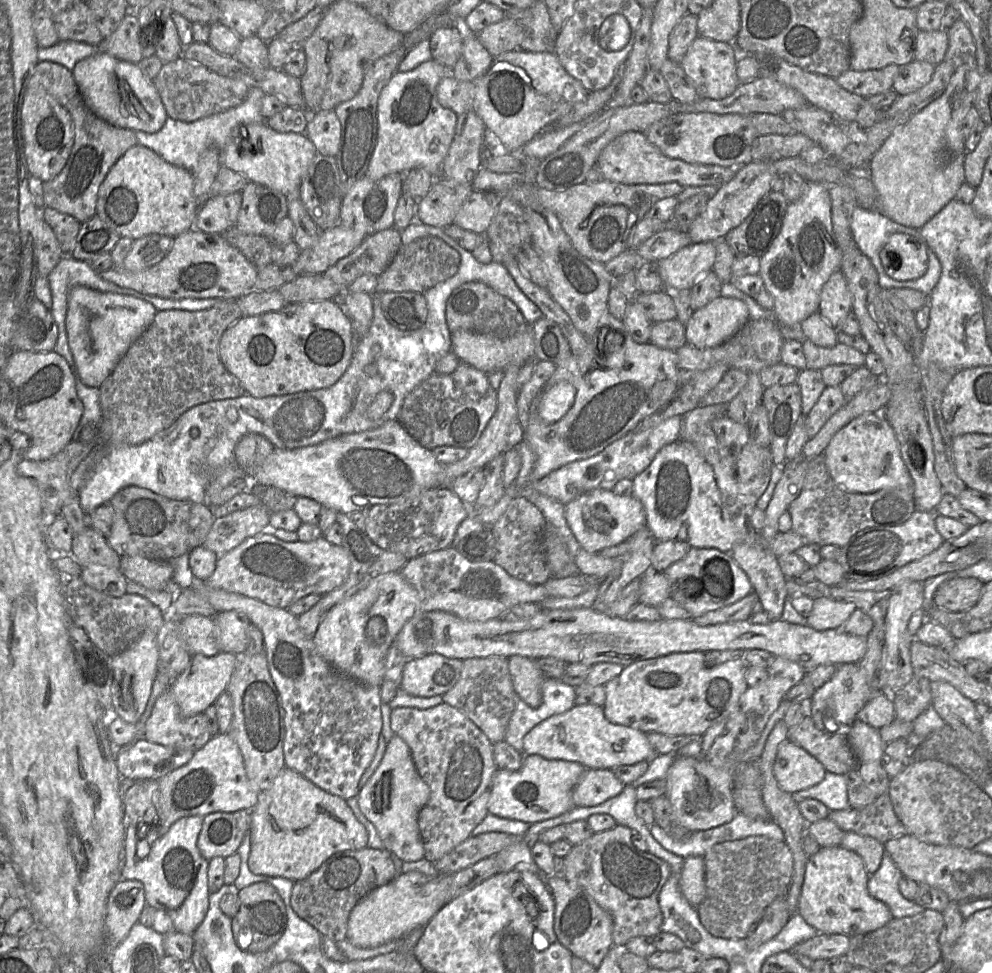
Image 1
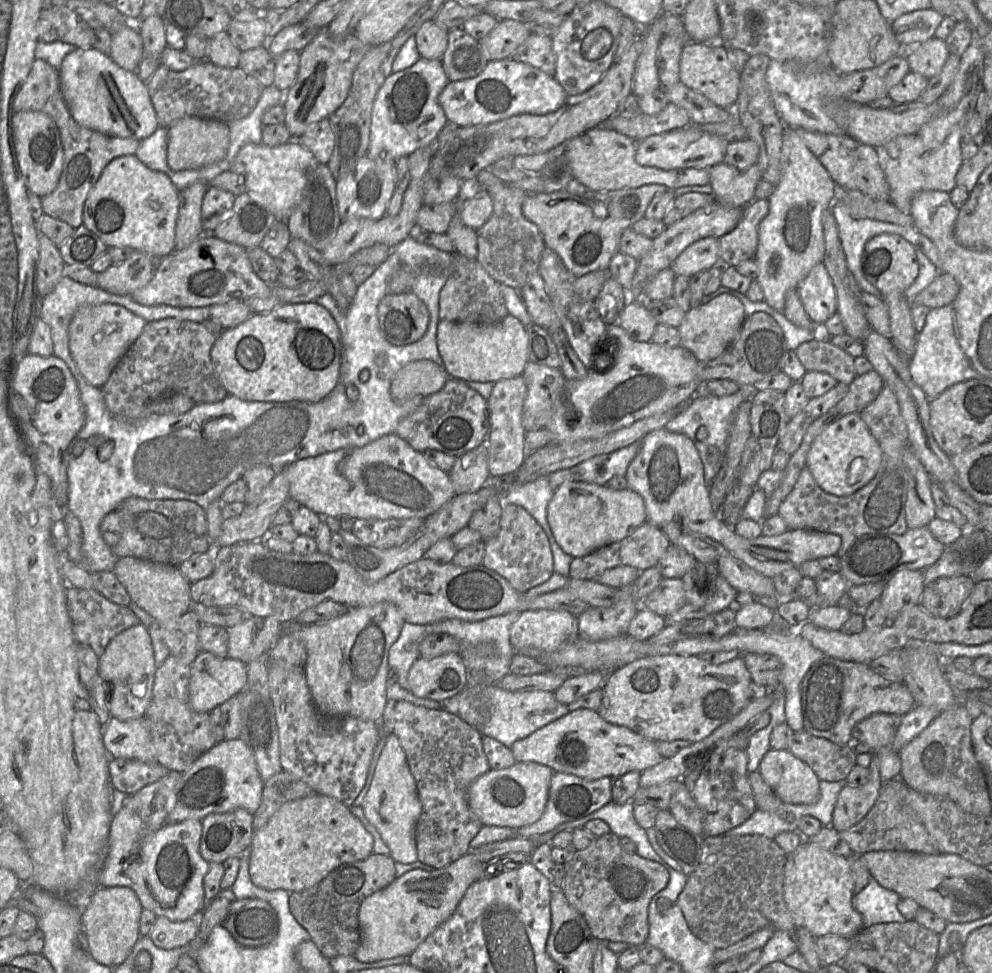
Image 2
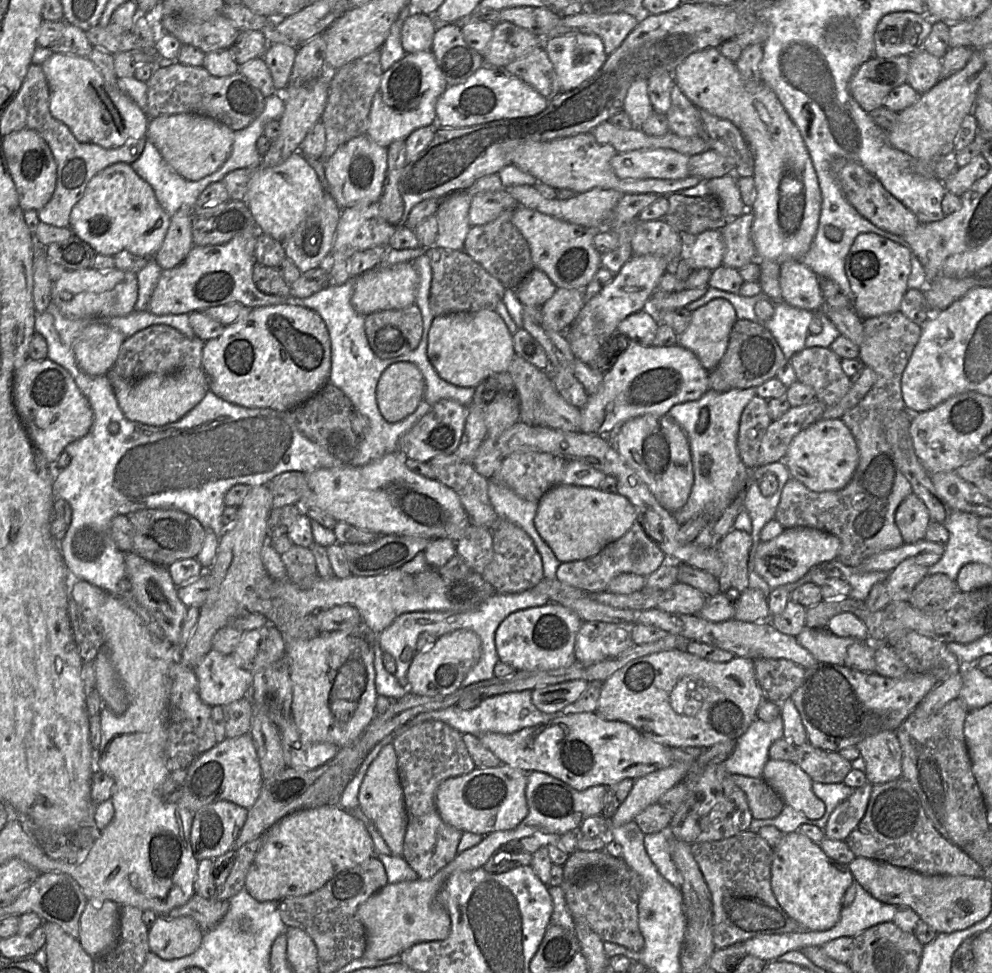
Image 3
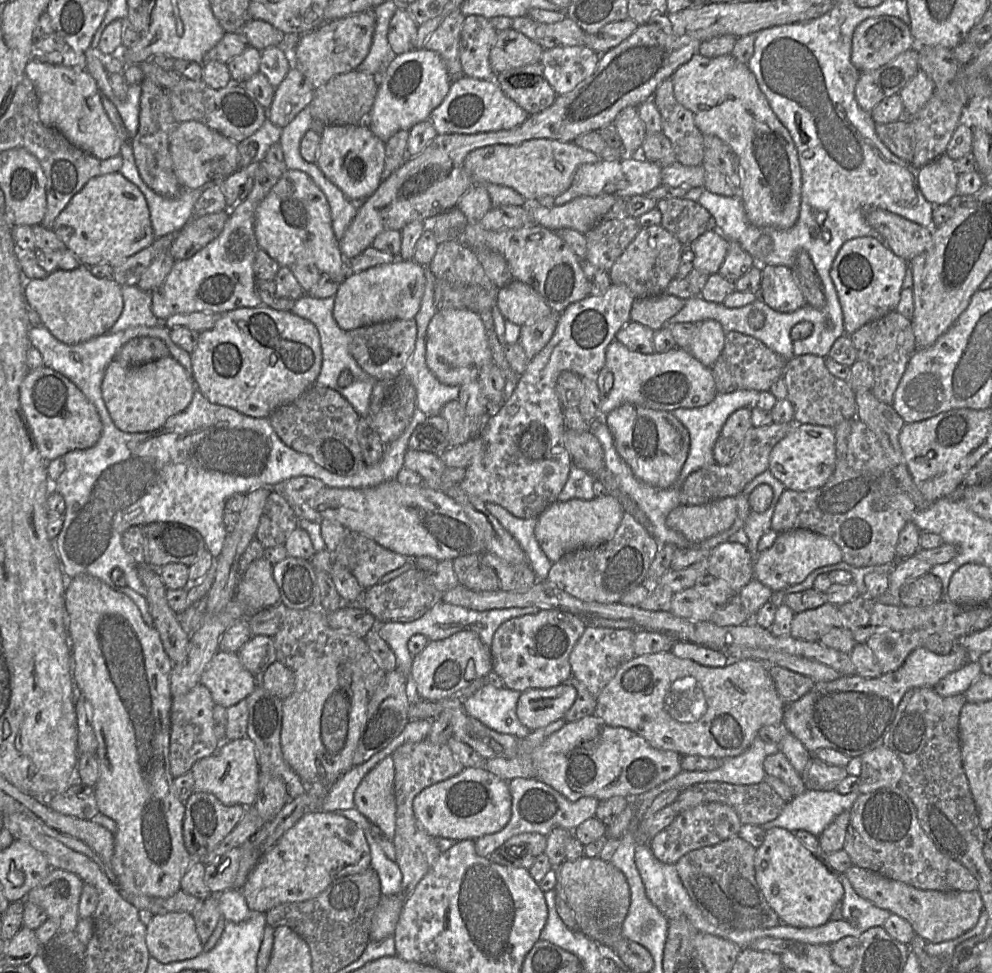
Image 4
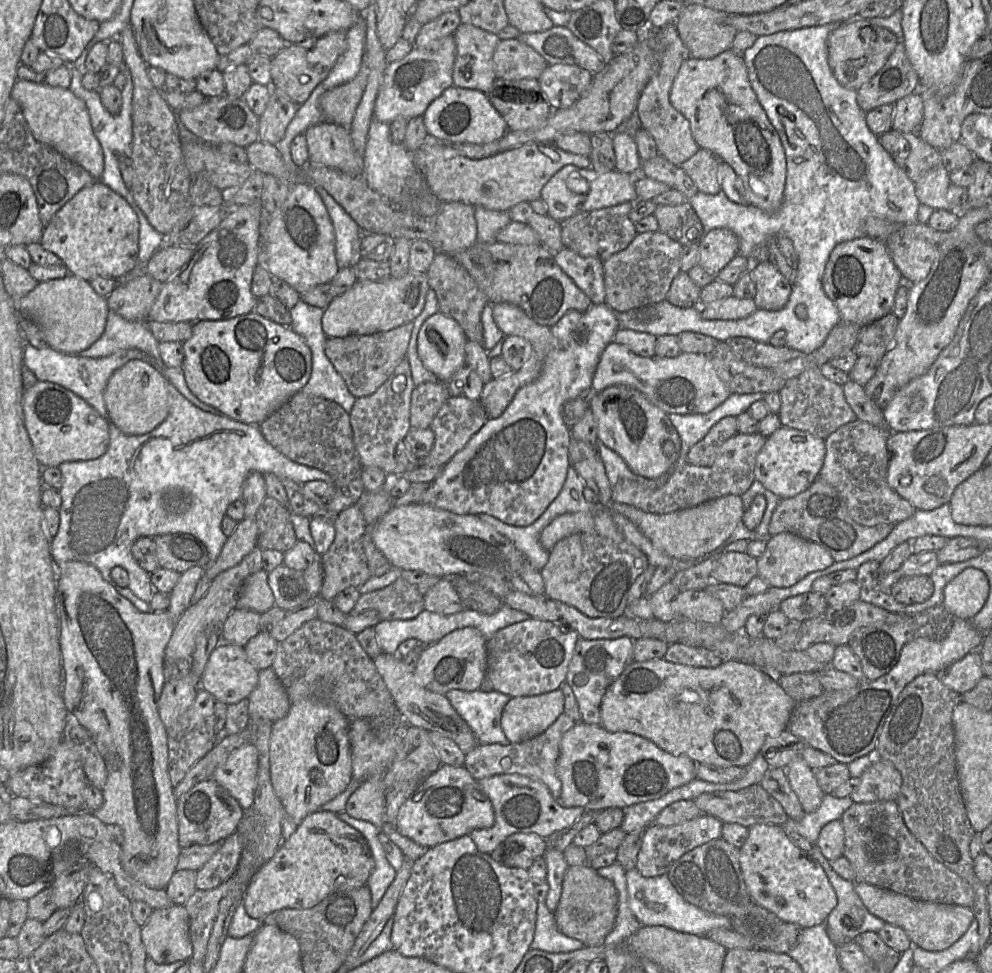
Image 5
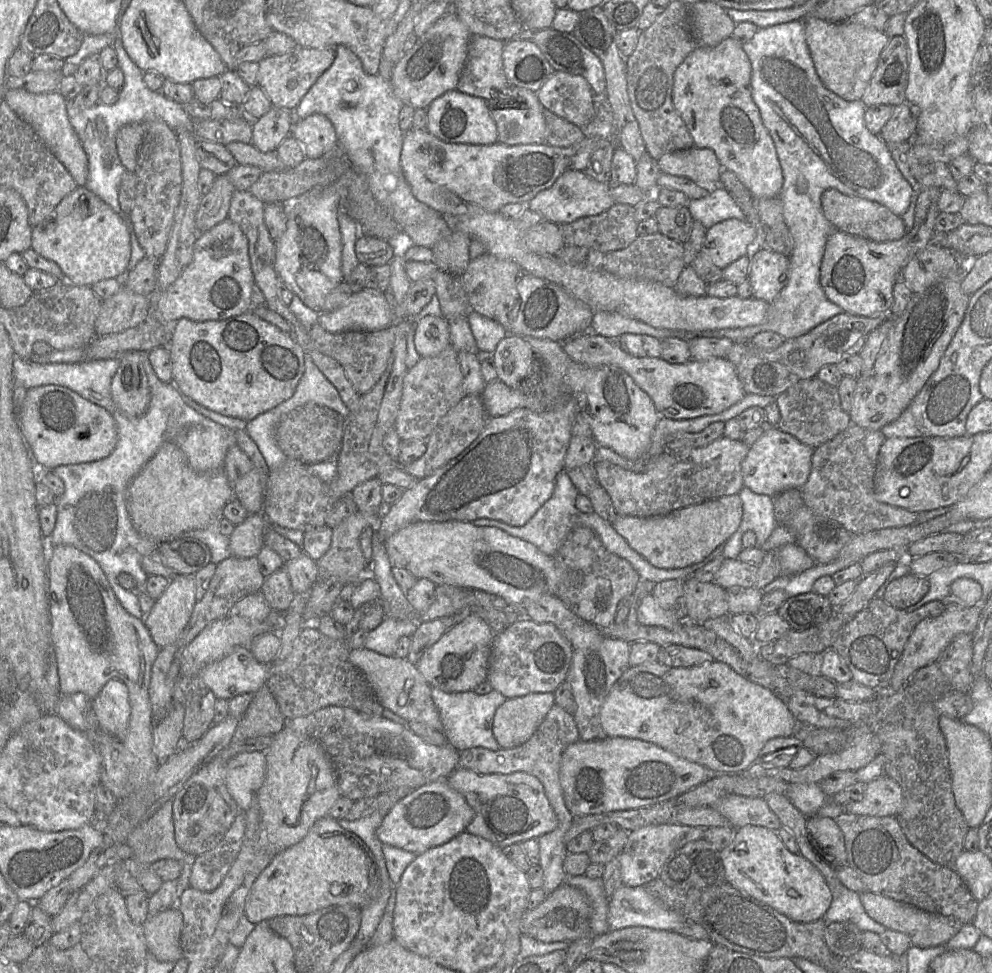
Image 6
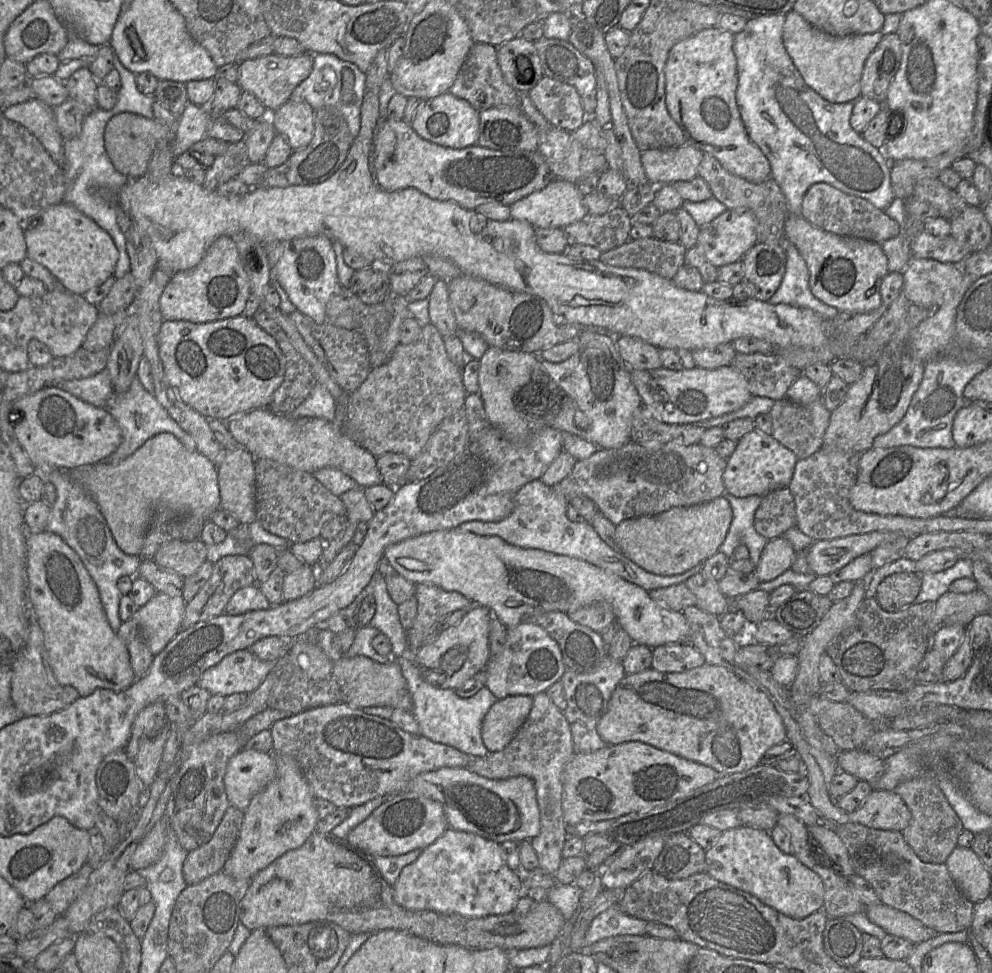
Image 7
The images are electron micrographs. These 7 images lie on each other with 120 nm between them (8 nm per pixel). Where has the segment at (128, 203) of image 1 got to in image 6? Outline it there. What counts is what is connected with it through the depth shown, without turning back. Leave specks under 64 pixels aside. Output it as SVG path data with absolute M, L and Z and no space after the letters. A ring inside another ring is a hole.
M78 187L44 221L32 227L30 248L56 263L72 285L91 287L102 280L123 279L131 257L127 221L86 187Z

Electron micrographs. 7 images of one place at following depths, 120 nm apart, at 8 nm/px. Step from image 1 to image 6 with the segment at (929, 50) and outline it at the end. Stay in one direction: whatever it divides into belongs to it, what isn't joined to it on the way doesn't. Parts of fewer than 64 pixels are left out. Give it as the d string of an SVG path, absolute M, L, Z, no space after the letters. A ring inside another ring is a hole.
M904 102L893 107L890 119L882 128L879 137L886 144L908 141L917 127L917 110L910 103Z

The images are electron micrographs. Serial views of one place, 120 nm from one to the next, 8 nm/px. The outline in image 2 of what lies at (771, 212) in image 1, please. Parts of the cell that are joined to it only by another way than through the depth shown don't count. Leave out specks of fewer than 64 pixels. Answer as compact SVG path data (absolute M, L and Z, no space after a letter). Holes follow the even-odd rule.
M754 199L743 207L741 218L735 228L718 239L720 264L736 267L754 258L758 245L759 225L768 212L769 202L766 199Z

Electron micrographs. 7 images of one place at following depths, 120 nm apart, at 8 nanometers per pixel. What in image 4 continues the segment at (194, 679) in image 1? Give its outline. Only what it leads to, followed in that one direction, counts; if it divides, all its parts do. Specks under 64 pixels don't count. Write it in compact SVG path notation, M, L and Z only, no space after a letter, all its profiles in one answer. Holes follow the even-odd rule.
M219 649L207 664L200 682L208 688L215 704L228 708L245 700L258 684L258 678L243 666L237 653Z

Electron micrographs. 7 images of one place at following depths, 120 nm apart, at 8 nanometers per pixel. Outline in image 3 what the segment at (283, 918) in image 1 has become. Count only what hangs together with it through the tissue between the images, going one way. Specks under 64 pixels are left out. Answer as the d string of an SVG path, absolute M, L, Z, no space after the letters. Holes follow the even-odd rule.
M195 893L186 904L172 909L165 917L188 916L193 918L203 931L207 931L224 918L229 905L227 900L205 899Z

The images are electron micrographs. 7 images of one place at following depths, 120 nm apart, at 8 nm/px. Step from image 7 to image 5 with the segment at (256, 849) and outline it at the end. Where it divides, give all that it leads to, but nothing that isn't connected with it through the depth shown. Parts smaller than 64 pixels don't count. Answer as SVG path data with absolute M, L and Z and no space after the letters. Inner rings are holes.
M311 697L291 704L288 714L273 724L269 746L271 783L277 797L281 801L286 815L289 816L296 824L301 823L306 816L316 812L322 805L329 802L338 794L343 792L352 780L351 750L348 736L350 720L351 719L344 715L336 706L321 699Z

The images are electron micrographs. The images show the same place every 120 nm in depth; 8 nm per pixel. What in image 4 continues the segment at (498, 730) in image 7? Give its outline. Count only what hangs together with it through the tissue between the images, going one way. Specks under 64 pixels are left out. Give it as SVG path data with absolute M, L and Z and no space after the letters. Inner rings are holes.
M568 682L547 689L528 689L517 701L517 717L530 731L545 727L564 719L576 695L576 689Z

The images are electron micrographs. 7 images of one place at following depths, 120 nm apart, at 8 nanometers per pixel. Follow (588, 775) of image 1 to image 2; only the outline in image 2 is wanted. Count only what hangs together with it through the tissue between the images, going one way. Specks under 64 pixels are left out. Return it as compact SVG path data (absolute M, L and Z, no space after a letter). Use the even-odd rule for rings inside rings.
M555 772L551 778L547 803L542 816L534 823L516 830L516 837L536 838L558 825L587 816L612 801L611 778L587 780L572 774Z

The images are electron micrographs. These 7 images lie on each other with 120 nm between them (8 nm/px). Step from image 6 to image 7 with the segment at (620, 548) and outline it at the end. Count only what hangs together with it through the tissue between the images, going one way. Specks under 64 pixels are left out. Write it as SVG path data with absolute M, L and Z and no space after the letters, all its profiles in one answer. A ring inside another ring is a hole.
M534 480L517 491L514 497L513 511L505 519L493 522L474 520L465 522L458 528L481 536L498 536L507 543L520 548L538 549L583 560L610 571L647 592L685 582L688 578L700 572L706 562L704 561L679 575L661 576L647 572L627 558L621 551L616 551L608 546L599 537L591 523L570 521L566 514L569 504L570 501L553 486L547 486L540 480Z

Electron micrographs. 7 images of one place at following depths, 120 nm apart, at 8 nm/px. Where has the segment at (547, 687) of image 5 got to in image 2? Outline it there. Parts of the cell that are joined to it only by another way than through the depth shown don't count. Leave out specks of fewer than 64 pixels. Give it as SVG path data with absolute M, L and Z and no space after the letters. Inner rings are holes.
M522 611L509 628L509 642L515 652L536 648L553 652L577 637L577 618L566 611Z

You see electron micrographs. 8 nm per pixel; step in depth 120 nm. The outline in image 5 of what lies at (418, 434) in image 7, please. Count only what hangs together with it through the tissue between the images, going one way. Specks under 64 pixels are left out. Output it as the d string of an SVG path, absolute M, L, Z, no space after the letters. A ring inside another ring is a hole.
M445 381L426 382L415 386L410 404L411 429L428 428L449 397L449 389Z

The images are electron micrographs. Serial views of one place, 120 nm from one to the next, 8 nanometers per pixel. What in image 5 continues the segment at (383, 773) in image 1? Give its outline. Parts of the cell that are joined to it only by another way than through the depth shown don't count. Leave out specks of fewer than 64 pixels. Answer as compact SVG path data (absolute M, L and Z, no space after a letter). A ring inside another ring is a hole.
M382 777L364 781L349 797L344 811L353 818L368 821L381 830L386 823L386 799Z

